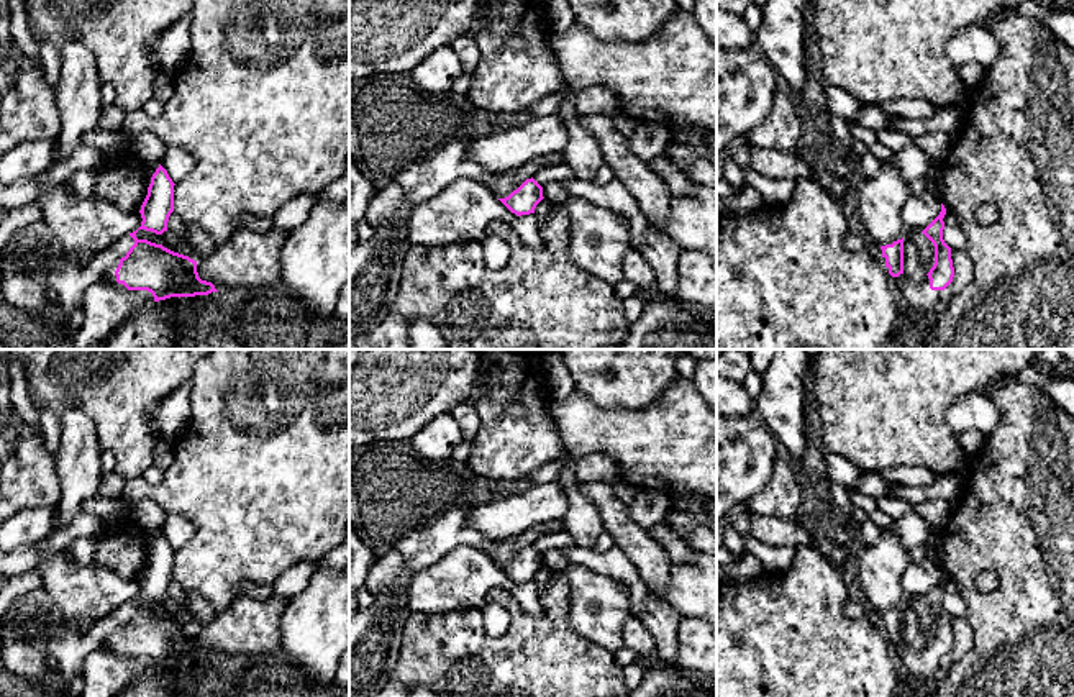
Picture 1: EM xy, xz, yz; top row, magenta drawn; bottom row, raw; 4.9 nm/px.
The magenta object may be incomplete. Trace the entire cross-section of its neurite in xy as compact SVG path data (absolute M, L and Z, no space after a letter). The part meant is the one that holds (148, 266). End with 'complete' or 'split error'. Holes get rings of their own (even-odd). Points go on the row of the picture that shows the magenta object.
M39 220L16 231L2 249L2 292L26 312L44 310L52 294L66 323L84 307L93 284L148 290L154 302L218 292L212 282L198 277L197 261L162 244L138 239L136 233L125 235L79 264L61 254L59 241Z; split error

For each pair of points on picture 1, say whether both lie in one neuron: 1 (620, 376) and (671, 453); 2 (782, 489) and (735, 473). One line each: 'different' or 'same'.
1: different
2: different

